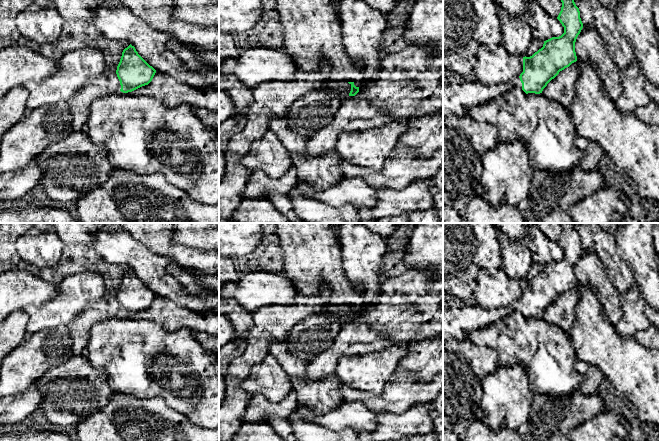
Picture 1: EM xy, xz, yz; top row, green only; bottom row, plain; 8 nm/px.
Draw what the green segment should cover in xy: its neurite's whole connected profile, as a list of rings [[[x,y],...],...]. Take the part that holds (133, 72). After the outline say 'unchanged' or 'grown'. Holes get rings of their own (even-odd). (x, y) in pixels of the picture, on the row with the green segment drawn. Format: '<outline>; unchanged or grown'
[[[130,44],[123,50],[116,70],[121,92],[132,92],[148,85],[155,73],[156,70],[138,54],[134,46]]]; unchanged

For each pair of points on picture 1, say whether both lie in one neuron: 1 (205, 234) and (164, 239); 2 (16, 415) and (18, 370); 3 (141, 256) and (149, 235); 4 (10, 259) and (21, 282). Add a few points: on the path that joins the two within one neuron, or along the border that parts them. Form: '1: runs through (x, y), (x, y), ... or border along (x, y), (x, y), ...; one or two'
1: border along (172, 233), (172, 239), (175, 242), (195, 247); two
2: border along (33, 384), (23, 391), (10, 396); two
3: border along (128, 233), (155, 253), (166, 256); two
4: border along (15, 268), (10, 270); two

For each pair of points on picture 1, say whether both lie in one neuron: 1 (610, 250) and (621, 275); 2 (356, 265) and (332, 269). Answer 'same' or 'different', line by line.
1: same
2: different

